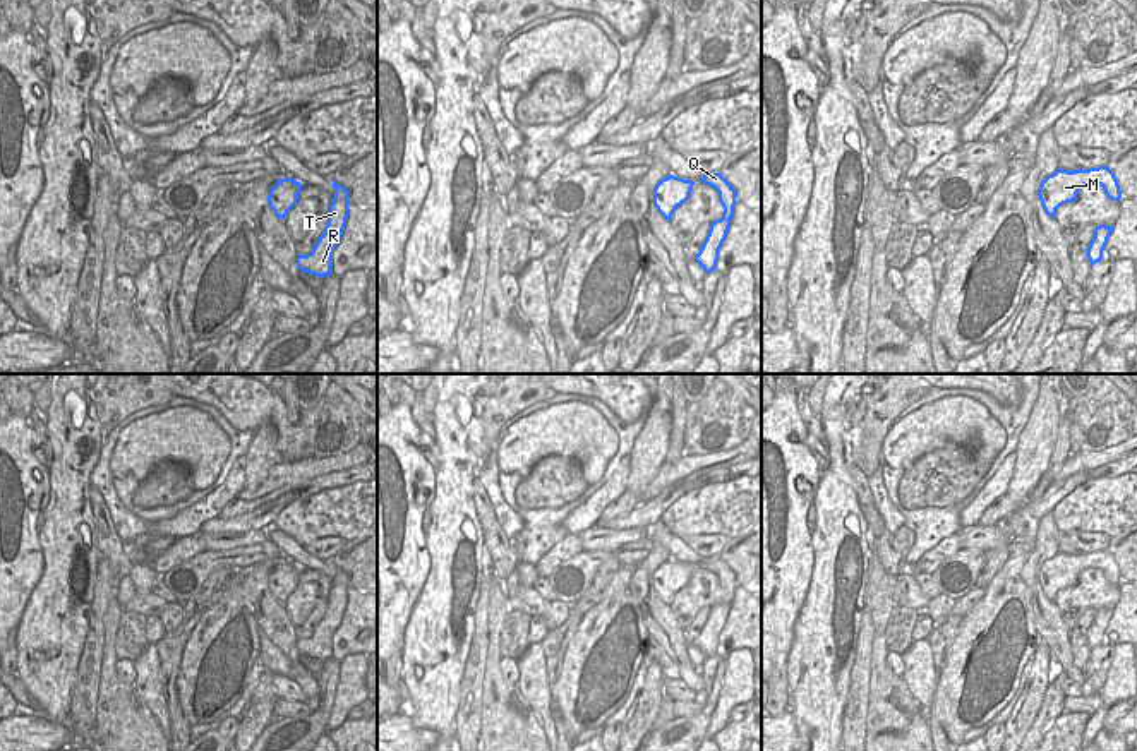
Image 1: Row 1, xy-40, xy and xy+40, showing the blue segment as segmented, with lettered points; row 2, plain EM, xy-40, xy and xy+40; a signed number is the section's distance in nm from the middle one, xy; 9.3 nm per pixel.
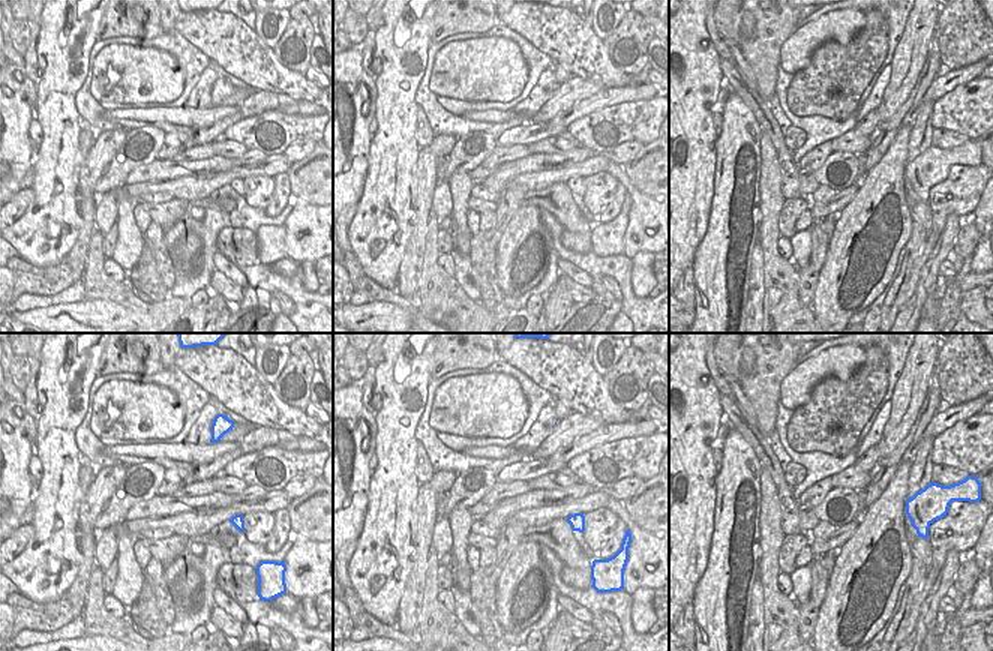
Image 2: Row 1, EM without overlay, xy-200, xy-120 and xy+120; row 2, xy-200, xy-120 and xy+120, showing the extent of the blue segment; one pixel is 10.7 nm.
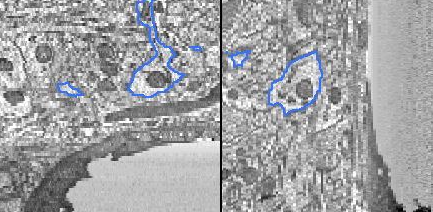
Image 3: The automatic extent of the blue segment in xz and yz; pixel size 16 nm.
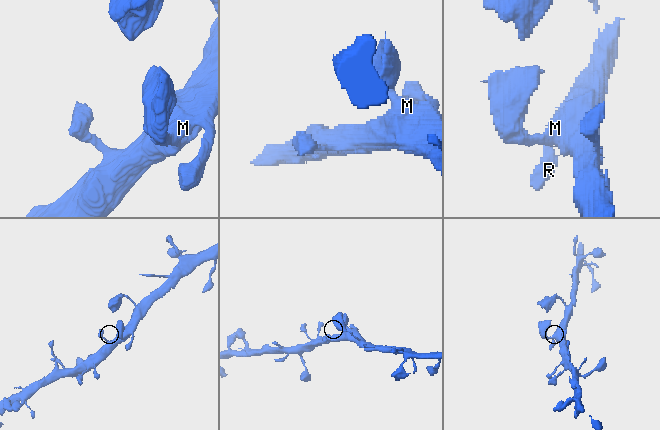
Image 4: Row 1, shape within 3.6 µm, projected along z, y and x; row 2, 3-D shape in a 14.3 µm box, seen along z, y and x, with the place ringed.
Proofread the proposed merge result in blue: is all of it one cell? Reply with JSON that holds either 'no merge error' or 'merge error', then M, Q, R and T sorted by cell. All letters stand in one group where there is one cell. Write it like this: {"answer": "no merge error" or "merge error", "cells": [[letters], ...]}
{"answer": "no merge error", "cells": [["M", "Q", "R", "T"]]}

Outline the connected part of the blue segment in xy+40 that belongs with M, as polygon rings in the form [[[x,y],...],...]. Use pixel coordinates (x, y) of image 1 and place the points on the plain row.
[[[1108,549],[1074,556],[1058,552],[1041,566],[1038,574],[1044,597],[1055,602],[1056,593],[1075,585],[1079,574],[1089,568],[1101,569],[1106,581],[1111,585],[1122,583],[1118,564]]]

